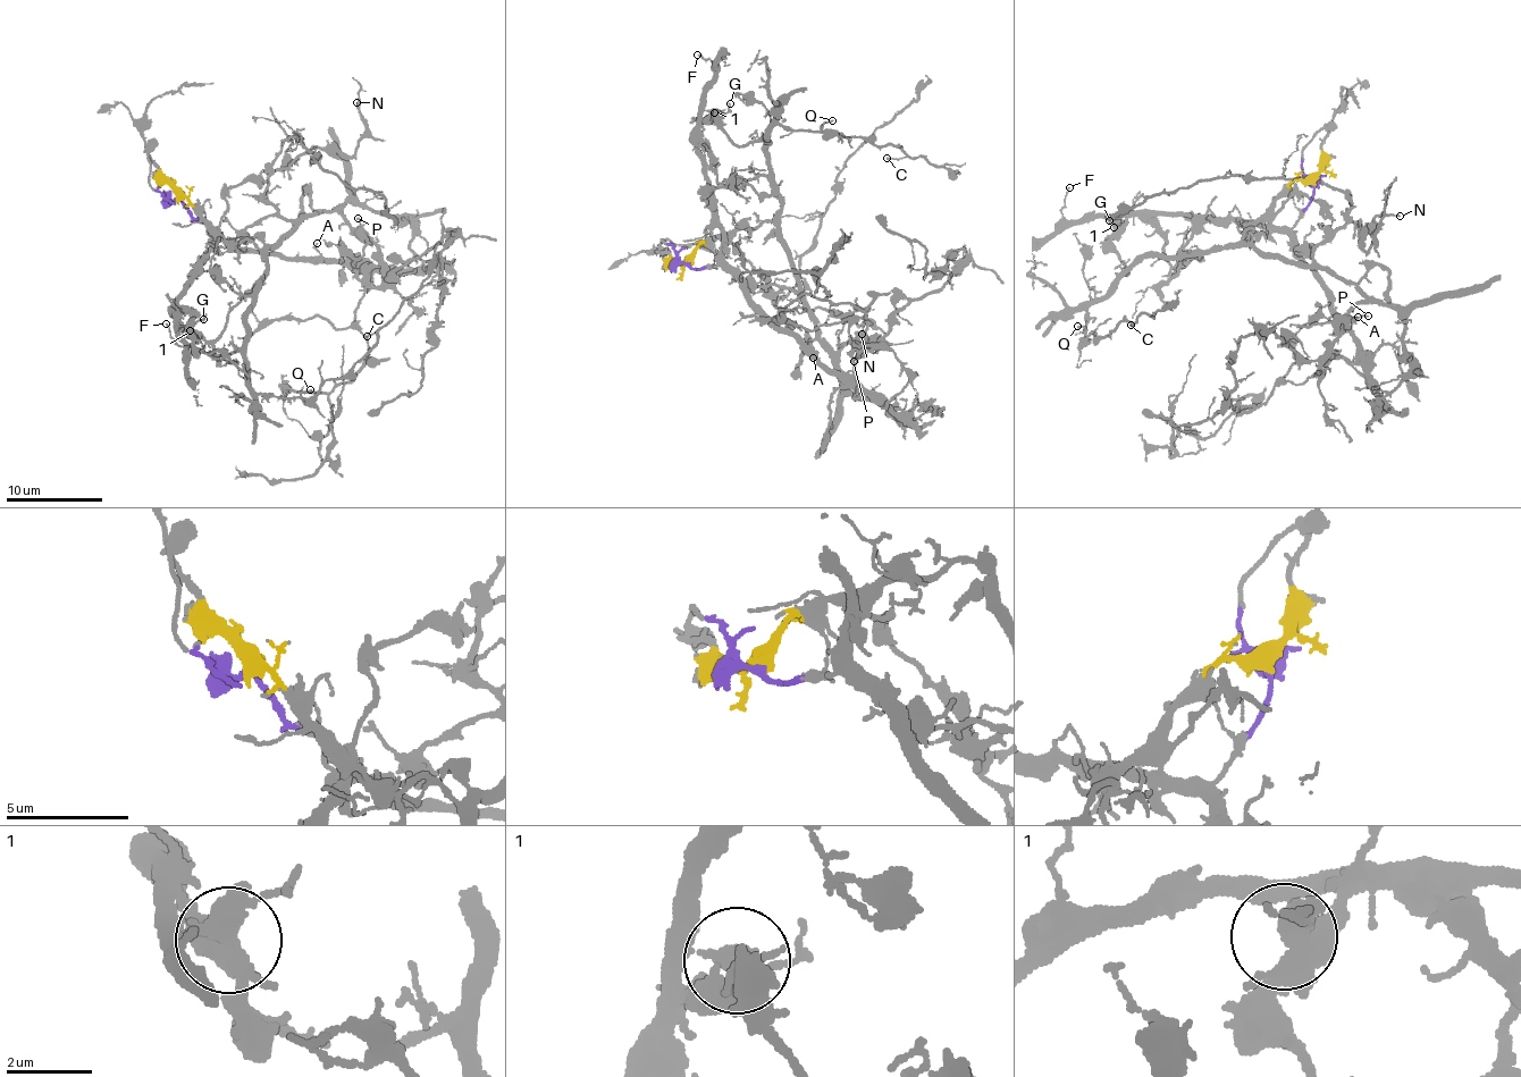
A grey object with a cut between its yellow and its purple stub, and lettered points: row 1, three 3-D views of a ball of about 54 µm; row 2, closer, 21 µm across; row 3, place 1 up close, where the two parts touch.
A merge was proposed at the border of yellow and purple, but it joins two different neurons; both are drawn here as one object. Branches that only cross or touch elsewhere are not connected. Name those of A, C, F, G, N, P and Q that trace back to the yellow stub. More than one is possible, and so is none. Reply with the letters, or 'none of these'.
C, G, N, P, Q

